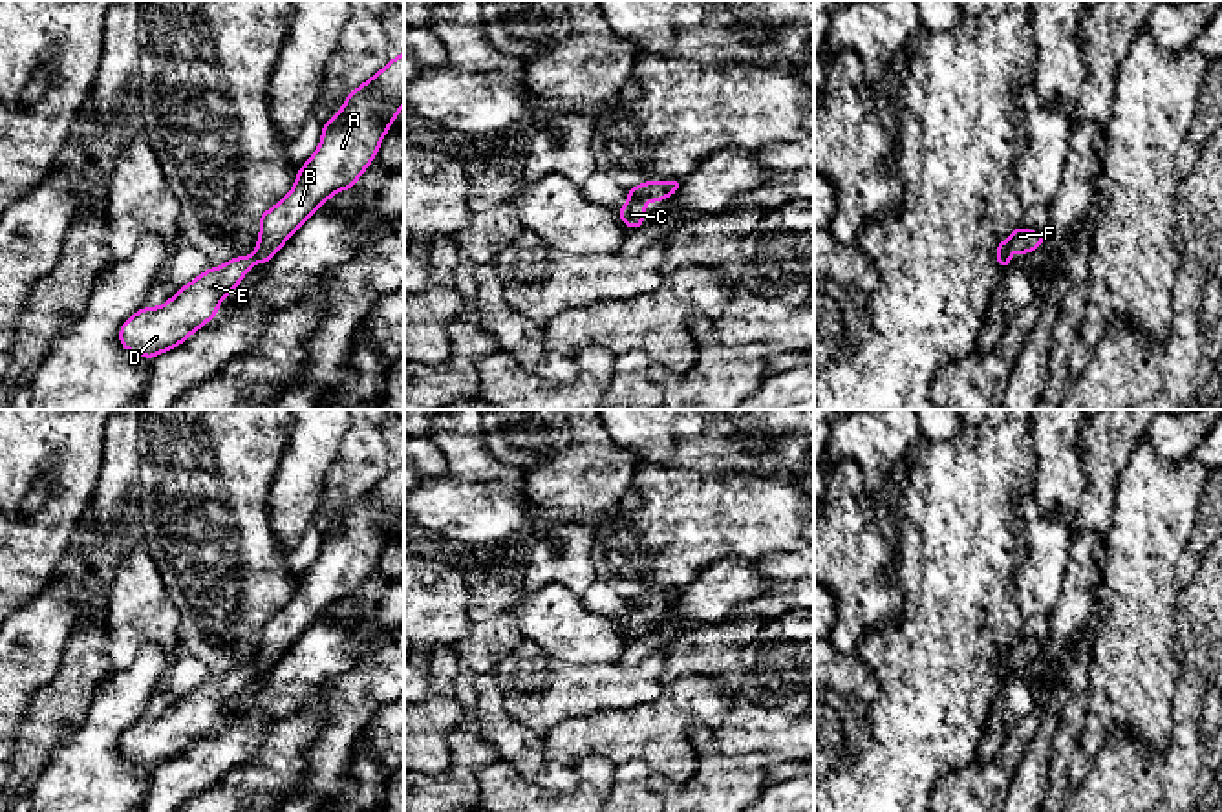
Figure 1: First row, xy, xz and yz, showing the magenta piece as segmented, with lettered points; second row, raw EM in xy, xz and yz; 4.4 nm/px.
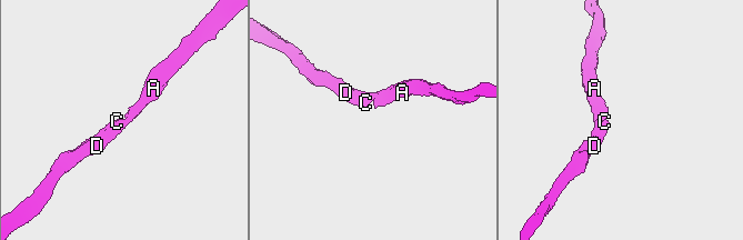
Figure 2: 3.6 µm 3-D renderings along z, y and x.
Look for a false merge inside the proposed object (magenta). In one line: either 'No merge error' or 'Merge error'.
No merge error

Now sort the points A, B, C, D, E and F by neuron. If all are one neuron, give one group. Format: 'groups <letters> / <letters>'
groups A B C D E F

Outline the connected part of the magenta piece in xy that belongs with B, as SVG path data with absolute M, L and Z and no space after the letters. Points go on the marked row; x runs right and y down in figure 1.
M404 49L349 91L337 115L324 123L320 144L296 172L295 187L260 214L254 254L236 256L220 267L203 271L161 307L141 307L119 327L121 346L152 360L179 347L185 338L212 320L220 302L234 293L258 262L269 263L331 196L355 188L402 106Z

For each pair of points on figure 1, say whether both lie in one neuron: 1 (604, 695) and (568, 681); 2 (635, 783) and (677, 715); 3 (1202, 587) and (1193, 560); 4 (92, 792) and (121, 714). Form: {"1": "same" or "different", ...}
{"1": "same", "2": "different", "3": "different", "4": "same"}

